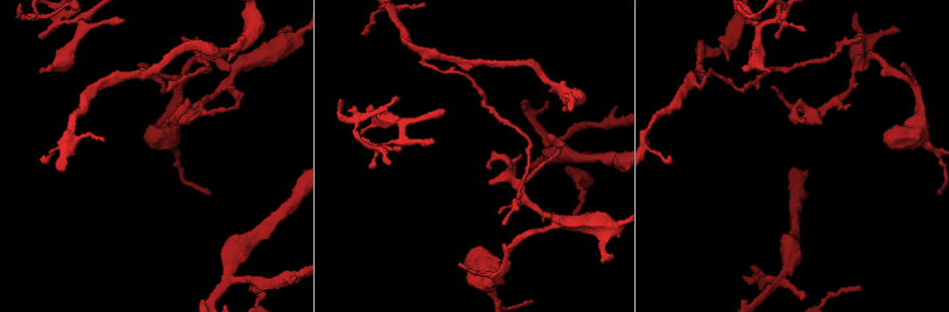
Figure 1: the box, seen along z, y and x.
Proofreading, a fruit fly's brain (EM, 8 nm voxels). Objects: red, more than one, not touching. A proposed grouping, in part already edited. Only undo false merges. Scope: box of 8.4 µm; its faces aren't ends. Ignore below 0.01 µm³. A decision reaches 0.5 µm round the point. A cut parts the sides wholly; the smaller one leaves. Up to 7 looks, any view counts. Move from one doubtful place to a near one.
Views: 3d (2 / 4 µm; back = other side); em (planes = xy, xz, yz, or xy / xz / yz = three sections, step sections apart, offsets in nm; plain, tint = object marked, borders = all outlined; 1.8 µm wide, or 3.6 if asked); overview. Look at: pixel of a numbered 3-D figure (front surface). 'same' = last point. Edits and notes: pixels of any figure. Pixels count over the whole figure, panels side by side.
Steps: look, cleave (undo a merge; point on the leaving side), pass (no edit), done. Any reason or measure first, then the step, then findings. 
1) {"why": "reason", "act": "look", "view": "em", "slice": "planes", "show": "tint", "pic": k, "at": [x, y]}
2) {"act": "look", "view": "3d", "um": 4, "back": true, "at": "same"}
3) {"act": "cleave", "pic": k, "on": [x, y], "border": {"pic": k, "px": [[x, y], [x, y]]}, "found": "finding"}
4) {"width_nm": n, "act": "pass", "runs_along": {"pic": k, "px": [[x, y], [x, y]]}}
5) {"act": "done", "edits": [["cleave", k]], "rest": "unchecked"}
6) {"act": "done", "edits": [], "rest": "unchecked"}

{"why": "calibre changes", "act": "look", "view": "3d", "um": 4, "back": true, "pic": 1, "at": [914, 84]}

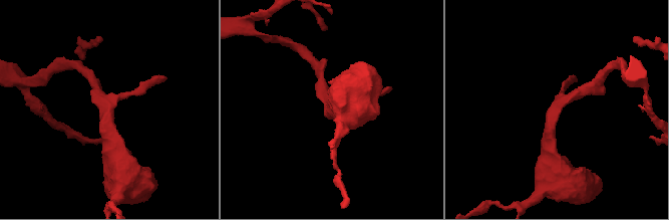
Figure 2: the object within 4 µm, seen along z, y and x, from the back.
{"why": "need the tissue", "act": "look", "view": "em", "slice": "planes", "show": "tint", "pic": 2, "at": [560, 106]}

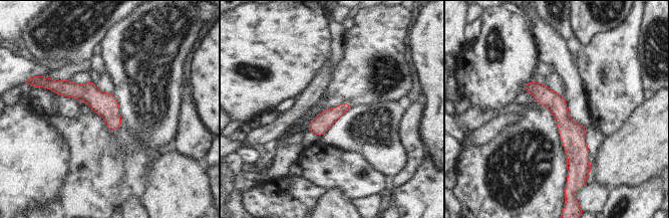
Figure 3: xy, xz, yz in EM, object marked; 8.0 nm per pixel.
{"width_nm": 150, "act": "pass", "runs_along": {"pic": 3, "px": [[528, 85], [573, 135], [572, 171]]}, "found": "one neuron here"}

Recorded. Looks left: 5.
{"why": "abrupt turn", "act": "look", "view": "em", "slice": "yz", "step": 8, "show": "tint", "pic": 1, "at": [509, 180]}

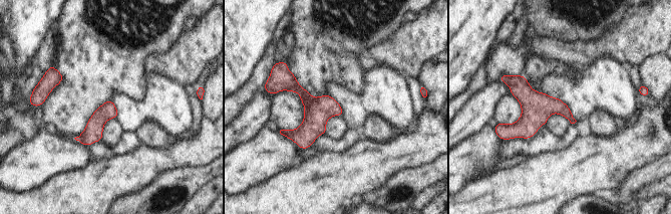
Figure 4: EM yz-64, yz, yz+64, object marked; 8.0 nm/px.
{"why": "another direction", "act": "look", "view": "em", "slice": "planes", "show": "borders", "at": "same"}

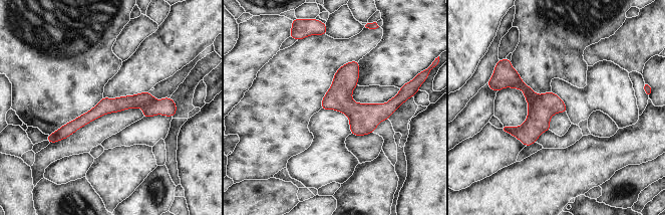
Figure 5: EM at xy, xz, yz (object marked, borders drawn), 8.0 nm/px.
{"act": "pass", "runs_along": {"pic": 5, "px": [[171, 110], [108, 104], [58, 134]]}, "found": "all the same neuron"}

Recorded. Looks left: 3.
{"why": "branch point", "act": "look", "view": "3d", "um": 2, "pic": 1, "at": [700, 71]}

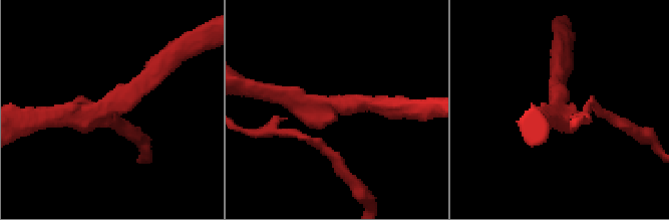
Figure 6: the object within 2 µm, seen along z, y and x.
{"why": "need the tissue", "act": "look", "view": "em", "slice": "planes", "show": "tint", "pic": 6, "at": [109, 107]}

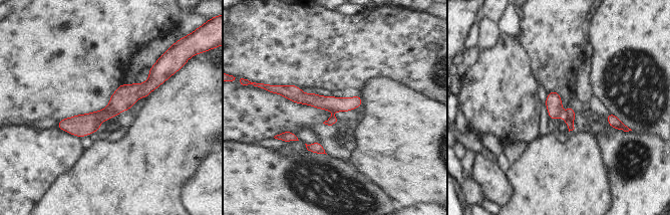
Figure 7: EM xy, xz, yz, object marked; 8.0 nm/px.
{"act": "pass", "runs_along": {"pic": 7, "px": [[161, 78], [90, 123], [60, 126]]}, "found": "one neuron here"}

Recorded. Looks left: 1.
{"act": "done", "edits": [], "rest": "unchecked"}

